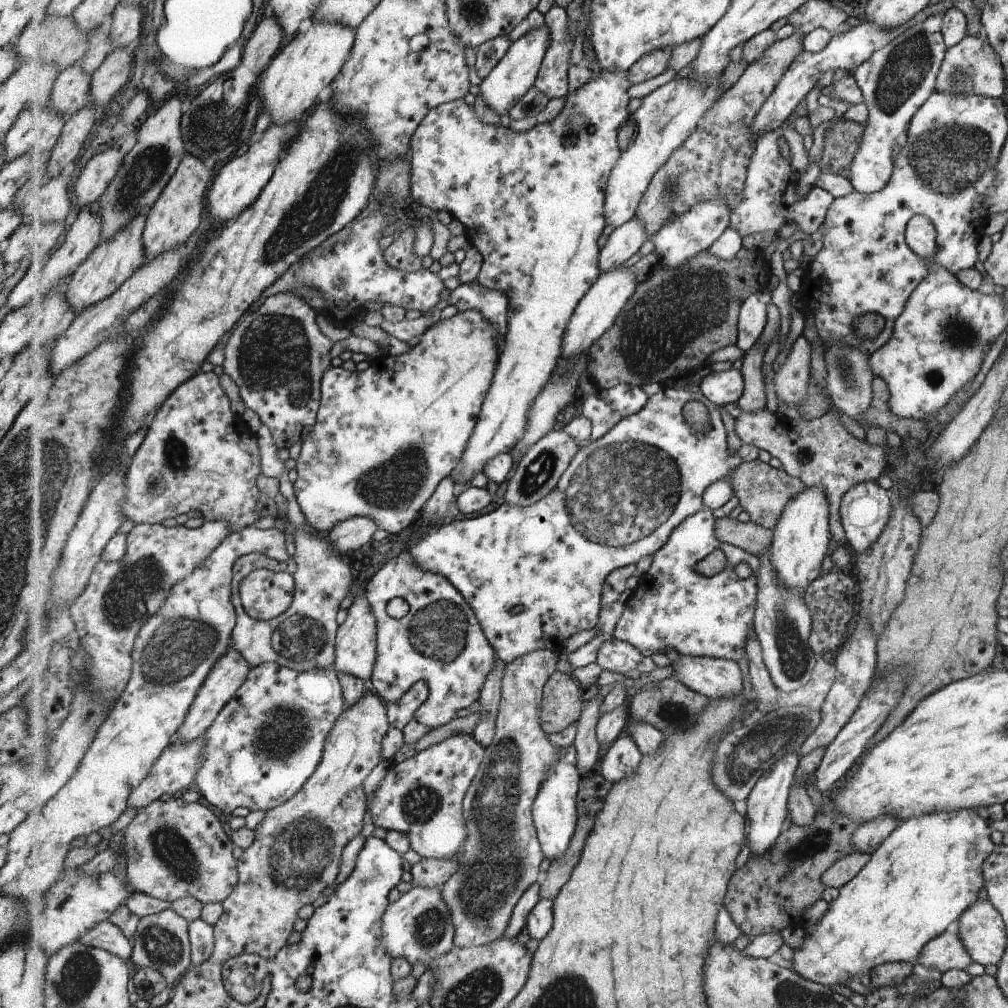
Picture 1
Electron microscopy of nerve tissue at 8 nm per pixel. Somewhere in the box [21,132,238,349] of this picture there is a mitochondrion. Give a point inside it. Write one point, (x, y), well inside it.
(146, 170)

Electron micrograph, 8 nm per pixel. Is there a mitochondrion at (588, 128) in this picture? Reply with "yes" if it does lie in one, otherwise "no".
no

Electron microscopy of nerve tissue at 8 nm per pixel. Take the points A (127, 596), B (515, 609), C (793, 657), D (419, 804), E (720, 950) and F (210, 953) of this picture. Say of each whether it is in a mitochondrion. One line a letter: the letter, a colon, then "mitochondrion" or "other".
A: mitochondrion
B: other
C: mitochondrion
D: mitochondrion
E: other
F: other

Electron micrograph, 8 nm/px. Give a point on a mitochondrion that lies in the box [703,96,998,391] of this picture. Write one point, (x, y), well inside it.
(949, 160)

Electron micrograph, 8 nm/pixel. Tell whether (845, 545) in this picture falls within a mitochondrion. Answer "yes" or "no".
no

